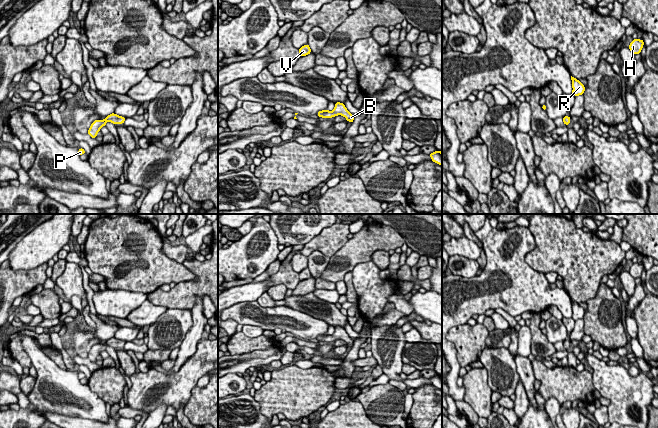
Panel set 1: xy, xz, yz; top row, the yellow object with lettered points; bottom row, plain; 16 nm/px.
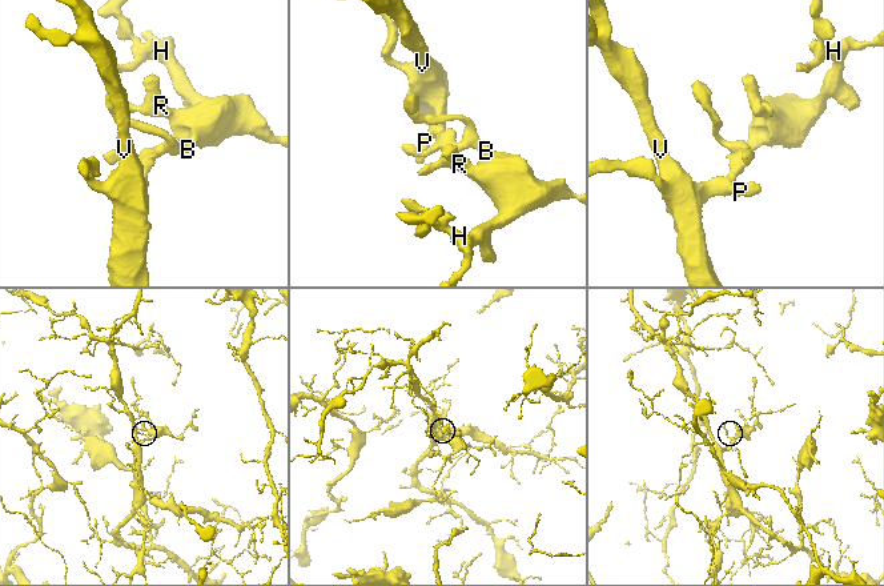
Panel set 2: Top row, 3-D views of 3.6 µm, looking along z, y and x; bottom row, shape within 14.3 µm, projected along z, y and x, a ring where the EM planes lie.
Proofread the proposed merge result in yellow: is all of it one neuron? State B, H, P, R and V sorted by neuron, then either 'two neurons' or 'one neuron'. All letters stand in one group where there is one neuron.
B H P R V | one neuron

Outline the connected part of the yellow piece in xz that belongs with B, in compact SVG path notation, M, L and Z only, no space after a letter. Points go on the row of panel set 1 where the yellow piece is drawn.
M340 102L335 103L335 108L333 111L328 111L325 109L325 110L319 111L317 115L319 117L328 118L328 119L335 117L337 115L342 115L347 119L348 122L351 122L351 123L353 123L353 120L354 120L354 116L350 114L347 108L345 107L345 105Z

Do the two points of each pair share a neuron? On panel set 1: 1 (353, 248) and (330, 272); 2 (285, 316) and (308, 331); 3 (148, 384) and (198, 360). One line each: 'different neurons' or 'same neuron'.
1: same neuron
2: same neuron
3: same neuron

